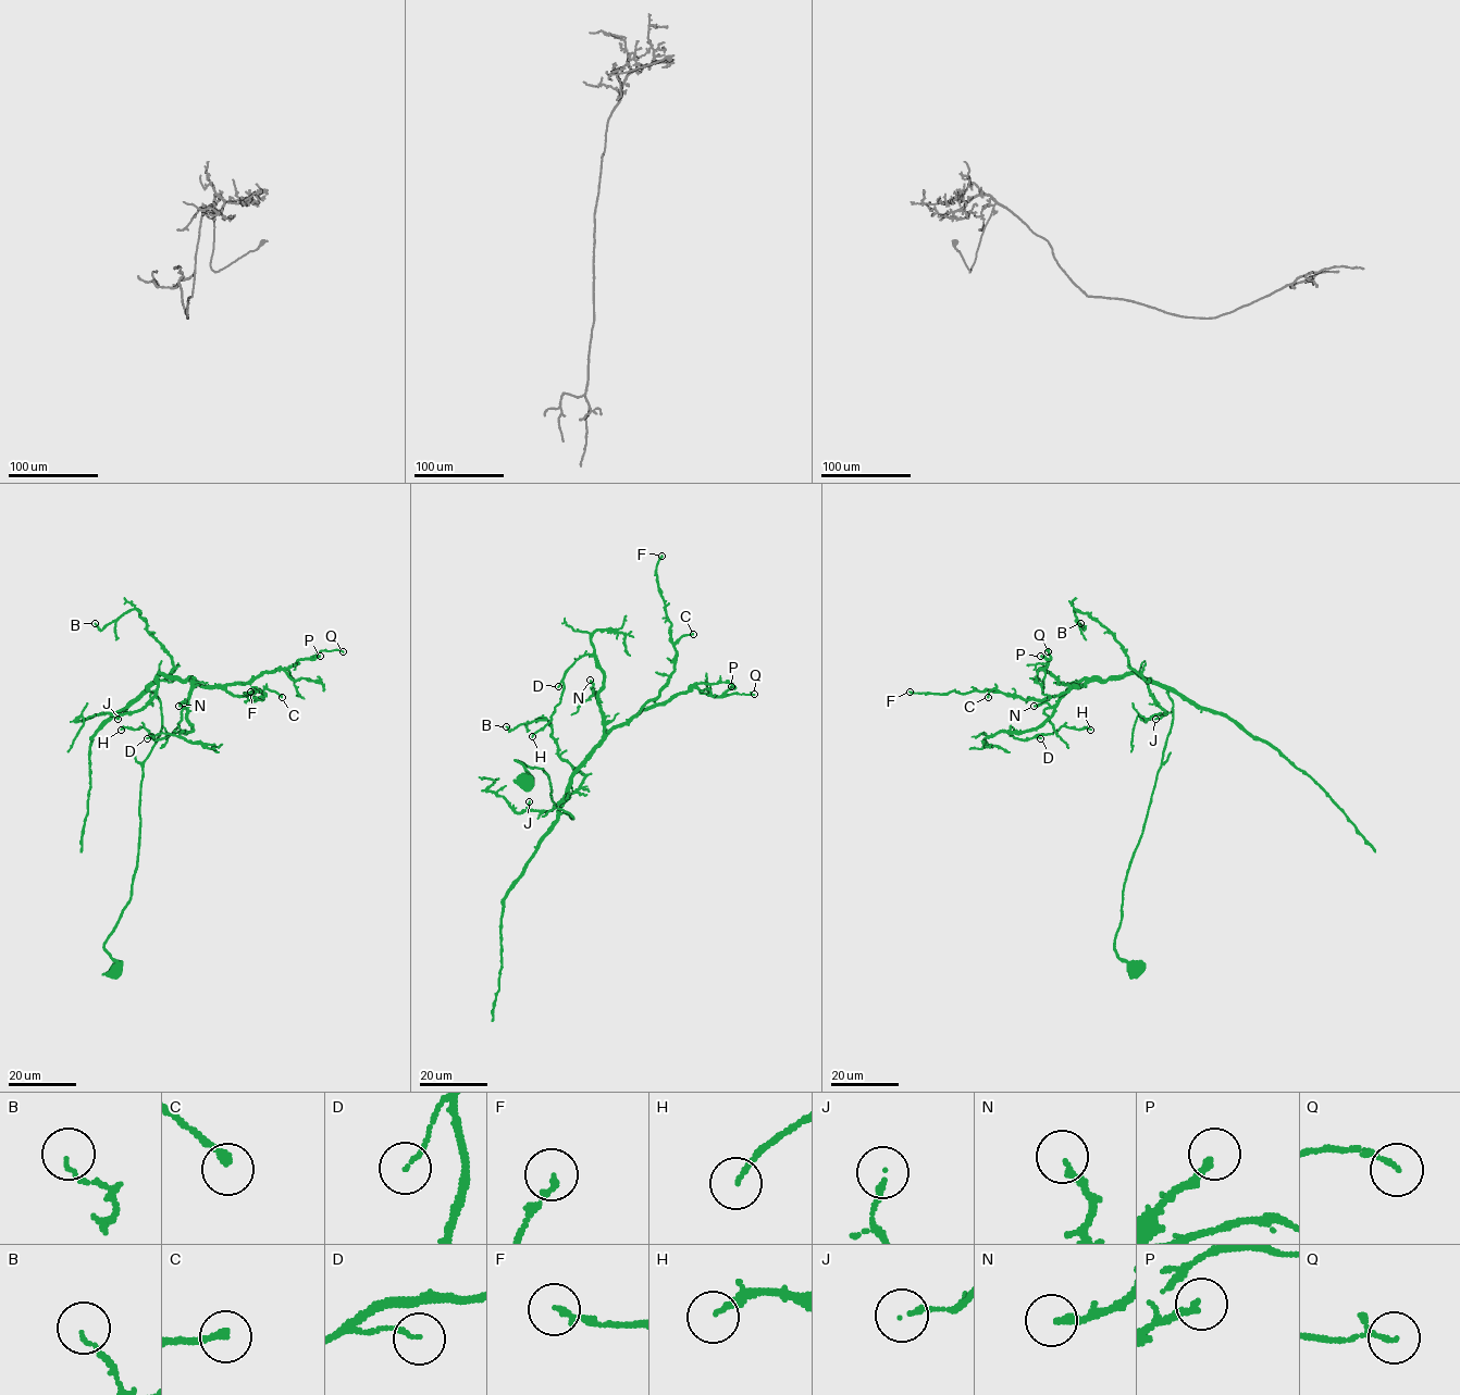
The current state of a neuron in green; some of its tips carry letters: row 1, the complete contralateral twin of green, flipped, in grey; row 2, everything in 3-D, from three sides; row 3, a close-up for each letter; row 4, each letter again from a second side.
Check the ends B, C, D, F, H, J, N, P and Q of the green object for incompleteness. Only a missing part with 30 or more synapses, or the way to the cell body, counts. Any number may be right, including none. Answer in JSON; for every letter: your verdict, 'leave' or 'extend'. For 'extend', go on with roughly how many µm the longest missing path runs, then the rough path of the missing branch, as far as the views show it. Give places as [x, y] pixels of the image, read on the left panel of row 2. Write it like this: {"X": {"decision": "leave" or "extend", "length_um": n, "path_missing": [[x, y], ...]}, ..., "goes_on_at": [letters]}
{"B": {"decision": "leave"}, "C": {"decision": "leave"}, "D": {"decision": "leave"}, "F": {"decision": "leave"}, "H": {"decision": "leave"}, "J": {"decision": "leave"}, "N": {"decision": "leave"}, "P": {"decision": "leave"}, "Q": {"decision": "leave"}, "goes_on_at": []}

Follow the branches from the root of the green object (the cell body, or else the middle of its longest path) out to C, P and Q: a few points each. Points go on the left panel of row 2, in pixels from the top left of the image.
C: (115, 969), (104, 942), (130, 900), (144, 761), (162, 726), (148, 688), (163, 673), (282, 697)
P: (115, 969), (104, 942), (130, 900), (144, 761), (162, 726), (148, 688), (160, 673), (249, 683), (320, 656)
Q: (115, 969), (104, 942), (130, 900), (144, 761), (162, 726), (148, 688), (160, 673), (249, 683), (343, 651)

